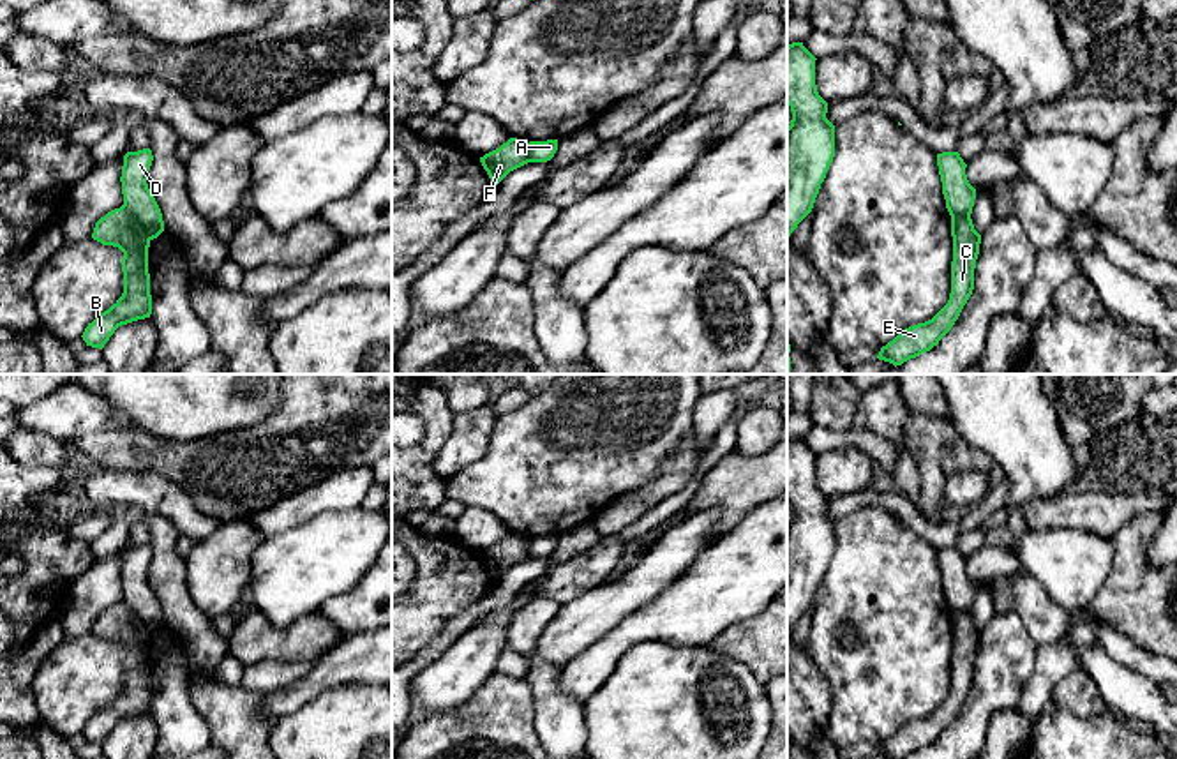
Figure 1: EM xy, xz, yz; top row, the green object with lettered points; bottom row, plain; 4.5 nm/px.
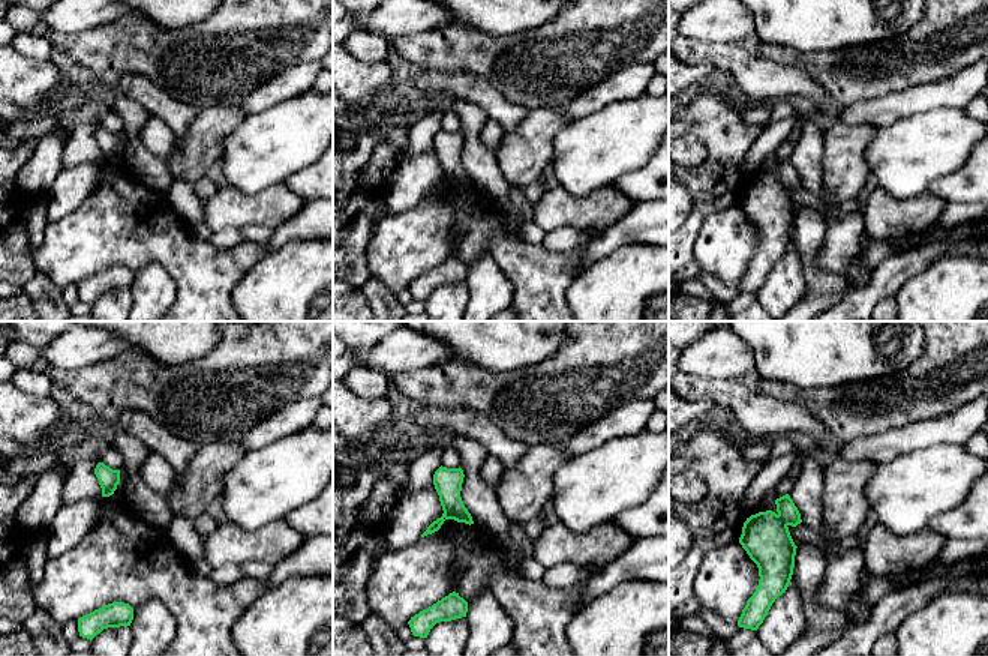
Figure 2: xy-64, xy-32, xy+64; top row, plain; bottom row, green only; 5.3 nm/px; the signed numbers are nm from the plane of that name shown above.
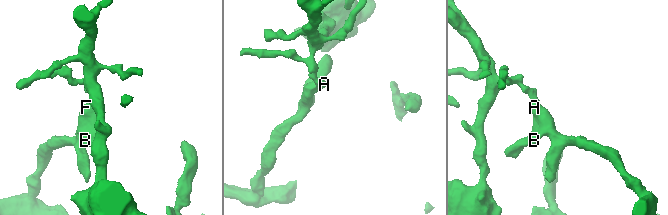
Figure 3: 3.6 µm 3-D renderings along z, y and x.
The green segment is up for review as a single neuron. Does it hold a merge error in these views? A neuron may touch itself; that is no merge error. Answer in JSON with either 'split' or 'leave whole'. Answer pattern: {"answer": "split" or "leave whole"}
{"answer": "split"}

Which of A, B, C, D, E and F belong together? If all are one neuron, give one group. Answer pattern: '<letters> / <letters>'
A D / B C E F

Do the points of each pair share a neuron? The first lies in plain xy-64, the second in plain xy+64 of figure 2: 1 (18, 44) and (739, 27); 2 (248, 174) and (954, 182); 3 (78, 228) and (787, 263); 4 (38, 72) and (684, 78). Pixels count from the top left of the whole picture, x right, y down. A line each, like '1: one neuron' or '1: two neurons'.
1: two neurons
2: two neurons
3: two neurons
4: one neuron

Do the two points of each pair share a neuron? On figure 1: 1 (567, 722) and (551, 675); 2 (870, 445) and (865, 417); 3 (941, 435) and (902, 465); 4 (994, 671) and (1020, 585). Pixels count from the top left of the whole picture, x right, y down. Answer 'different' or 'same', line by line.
1: same
2: different
3: different
4: different

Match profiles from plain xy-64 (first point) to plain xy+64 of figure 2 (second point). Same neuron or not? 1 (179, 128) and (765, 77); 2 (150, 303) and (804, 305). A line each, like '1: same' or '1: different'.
1: same
2: different

